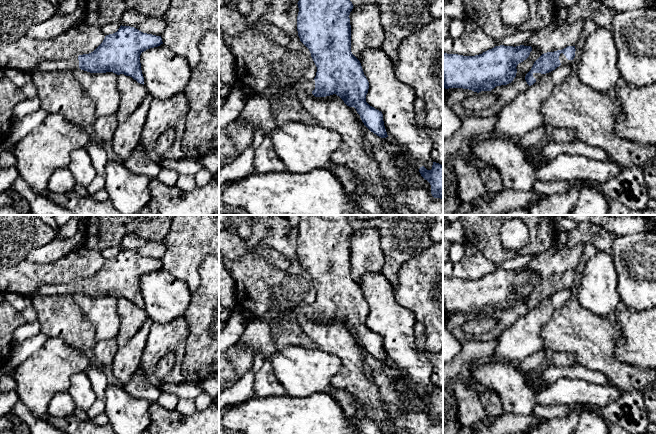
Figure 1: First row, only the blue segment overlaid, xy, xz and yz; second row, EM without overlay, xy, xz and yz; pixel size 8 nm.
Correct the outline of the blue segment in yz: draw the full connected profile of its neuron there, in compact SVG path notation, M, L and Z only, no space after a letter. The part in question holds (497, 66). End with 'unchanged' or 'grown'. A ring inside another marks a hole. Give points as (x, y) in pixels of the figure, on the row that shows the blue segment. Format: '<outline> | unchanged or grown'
M500 45L475 56L443 53L443 87L479 93L507 85L516 77L517 65L531 51L531 46Z | unchanged

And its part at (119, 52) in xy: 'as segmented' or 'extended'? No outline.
extended

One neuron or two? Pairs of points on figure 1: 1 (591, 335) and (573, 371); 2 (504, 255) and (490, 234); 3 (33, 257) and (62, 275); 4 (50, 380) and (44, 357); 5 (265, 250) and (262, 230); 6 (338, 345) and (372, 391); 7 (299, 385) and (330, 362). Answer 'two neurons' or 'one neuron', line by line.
1: two neurons
2: one neuron
3: two neurons
4: one neuron
5: two neurons
6: one neuron
7: one neuron

